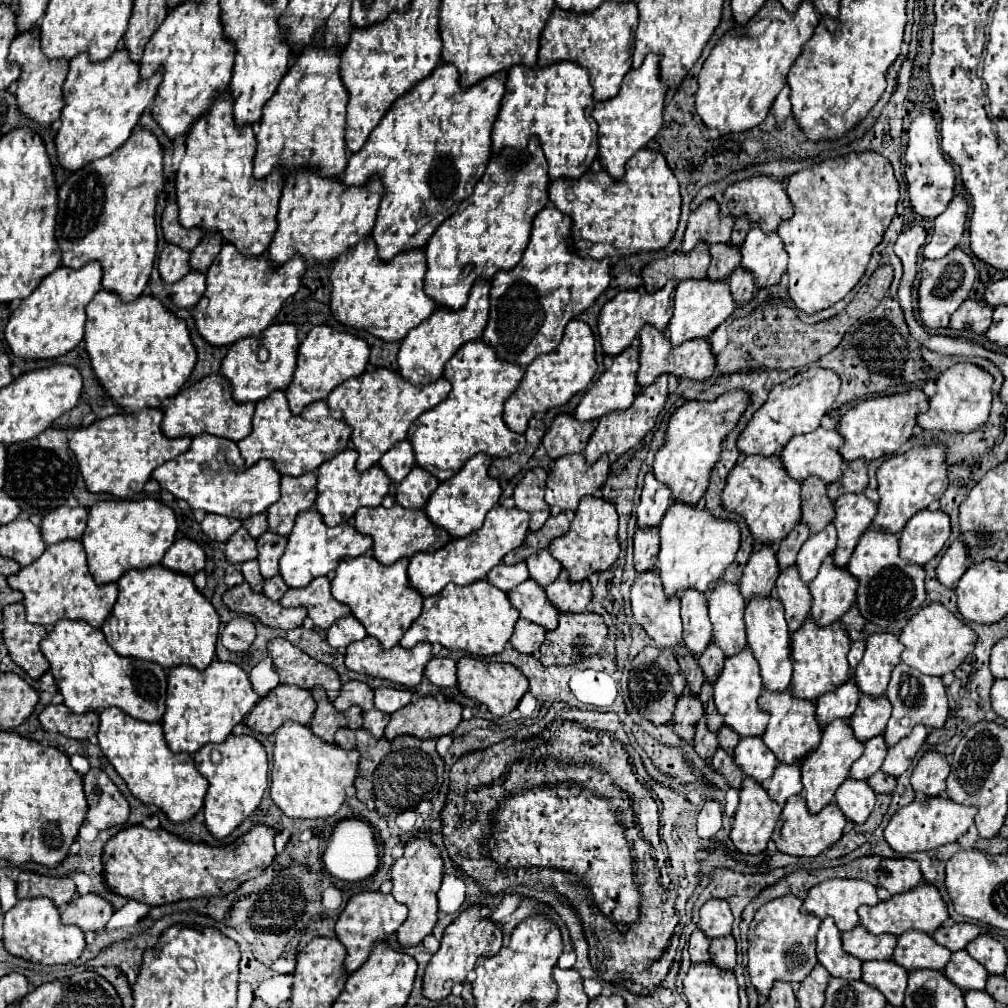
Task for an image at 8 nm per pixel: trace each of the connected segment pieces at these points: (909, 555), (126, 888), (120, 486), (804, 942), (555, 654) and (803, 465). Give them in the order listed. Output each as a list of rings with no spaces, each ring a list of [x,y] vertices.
[[[919,511],[901,531],[899,557],[917,565],[931,561],[949,539],[949,515],[943,511]]]
[[[133,825],[121,829],[105,843],[103,877],[113,893],[147,903],[149,907],[183,899],[227,895],[271,865],[275,857],[273,837],[275,831],[271,827],[257,825],[239,837],[235,845],[209,847],[205,843],[183,841],[161,827],[149,831],[141,825]]]
[[[143,409],[133,415],[113,415],[99,419],[85,429],[71,433],[69,449],[73,451],[85,487],[91,493],[109,493],[117,499],[133,499],[151,479],[151,471],[189,449],[191,439],[167,439],[161,431],[161,409]]]
[[[785,895],[765,903],[749,925],[749,949],[747,949],[747,971],[753,987],[759,995],[767,997],[775,981],[801,983],[817,965],[815,957],[815,933],[821,919],[815,915],[801,913],[801,899]]]
[[[577,613],[577,615],[559,615],[559,627],[547,631],[545,643],[541,645],[541,663],[543,665],[571,665],[583,657],[597,655],[605,643],[607,625],[597,613]]]
[[[817,427],[813,433],[793,437],[781,451],[781,463],[787,475],[799,483],[803,483],[807,477],[817,477],[823,483],[831,485],[841,479],[845,469],[845,461],[841,459],[841,455],[837,455],[837,447],[841,447],[841,435],[837,435],[835,429],[829,431],[829,429]]]

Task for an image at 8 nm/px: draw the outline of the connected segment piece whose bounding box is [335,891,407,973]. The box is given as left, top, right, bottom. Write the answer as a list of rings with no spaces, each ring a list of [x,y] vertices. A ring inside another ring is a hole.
[[[363,891],[363,893],[357,893],[353,895],[345,909],[341,911],[339,915],[339,921],[335,925],[335,935],[337,939],[345,945],[347,949],[347,957],[345,957],[345,973],[353,973],[357,971],[369,957],[375,941],[385,941],[389,939],[389,935],[393,935],[401,923],[407,919],[407,907],[397,903],[393,899],[393,895],[383,895],[379,891]]]

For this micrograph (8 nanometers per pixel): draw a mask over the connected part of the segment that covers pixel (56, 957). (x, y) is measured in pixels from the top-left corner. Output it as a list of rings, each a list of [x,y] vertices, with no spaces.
[[[23,899],[3,919],[3,945],[13,957],[27,959],[41,965],[67,965],[81,957],[85,949],[85,935],[77,927],[63,925],[59,911],[49,899]]]

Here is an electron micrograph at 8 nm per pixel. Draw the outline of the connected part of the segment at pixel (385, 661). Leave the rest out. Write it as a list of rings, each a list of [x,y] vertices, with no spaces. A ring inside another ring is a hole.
[[[365,637],[357,643],[351,643],[345,651],[345,667],[347,669],[357,671],[357,673],[365,673],[365,675],[371,675],[371,677],[387,679],[387,681],[393,681],[393,683],[409,687],[409,689],[415,687],[421,681],[425,665],[427,665],[429,659],[431,659],[431,645],[429,643],[417,643],[411,649],[403,649],[403,647],[395,645],[393,649],[385,651],[385,649],[379,647],[377,639],[373,639],[373,637]]]

